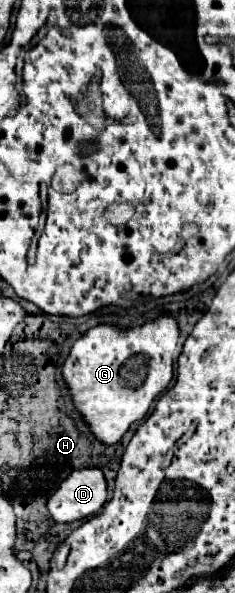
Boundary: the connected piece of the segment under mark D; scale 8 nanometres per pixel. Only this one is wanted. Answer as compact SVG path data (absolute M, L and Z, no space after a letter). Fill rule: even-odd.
M100 468L74 470L58 490L48 498L46 506L54 522L74 522L94 516L106 502L106 480Z

